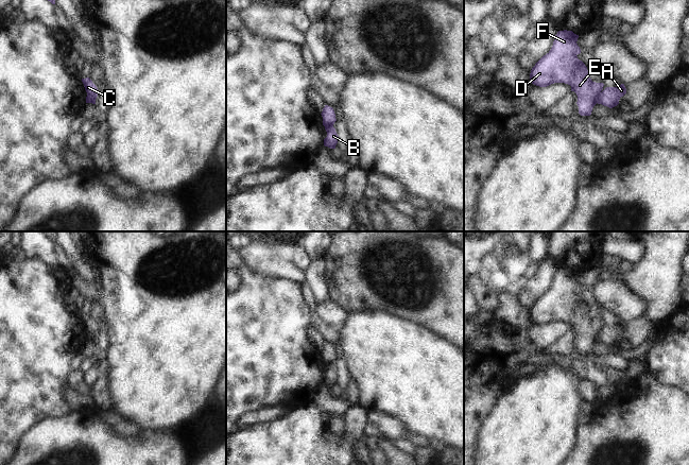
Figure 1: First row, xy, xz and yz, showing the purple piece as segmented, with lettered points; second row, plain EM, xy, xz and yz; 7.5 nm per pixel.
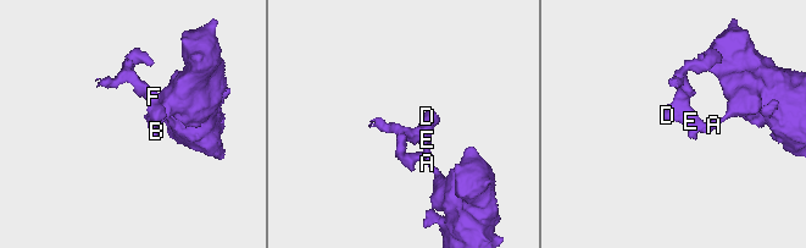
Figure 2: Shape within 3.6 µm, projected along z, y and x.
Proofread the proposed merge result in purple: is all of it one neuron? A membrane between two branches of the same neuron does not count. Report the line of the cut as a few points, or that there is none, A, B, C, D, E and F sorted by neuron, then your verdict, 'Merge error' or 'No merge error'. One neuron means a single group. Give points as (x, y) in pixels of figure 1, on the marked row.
Split along yz (600, 91), (596, 102). Groups: A B / C D E F. Merge error

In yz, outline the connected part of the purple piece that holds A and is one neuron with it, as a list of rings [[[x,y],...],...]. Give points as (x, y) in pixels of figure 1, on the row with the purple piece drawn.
[[[624,84],[617,87],[606,87],[598,94],[597,103],[613,108],[619,104],[619,100],[626,93]]]

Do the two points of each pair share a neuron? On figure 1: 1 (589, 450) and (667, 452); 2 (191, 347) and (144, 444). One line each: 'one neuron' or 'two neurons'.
1: one neuron
2: two neurons

